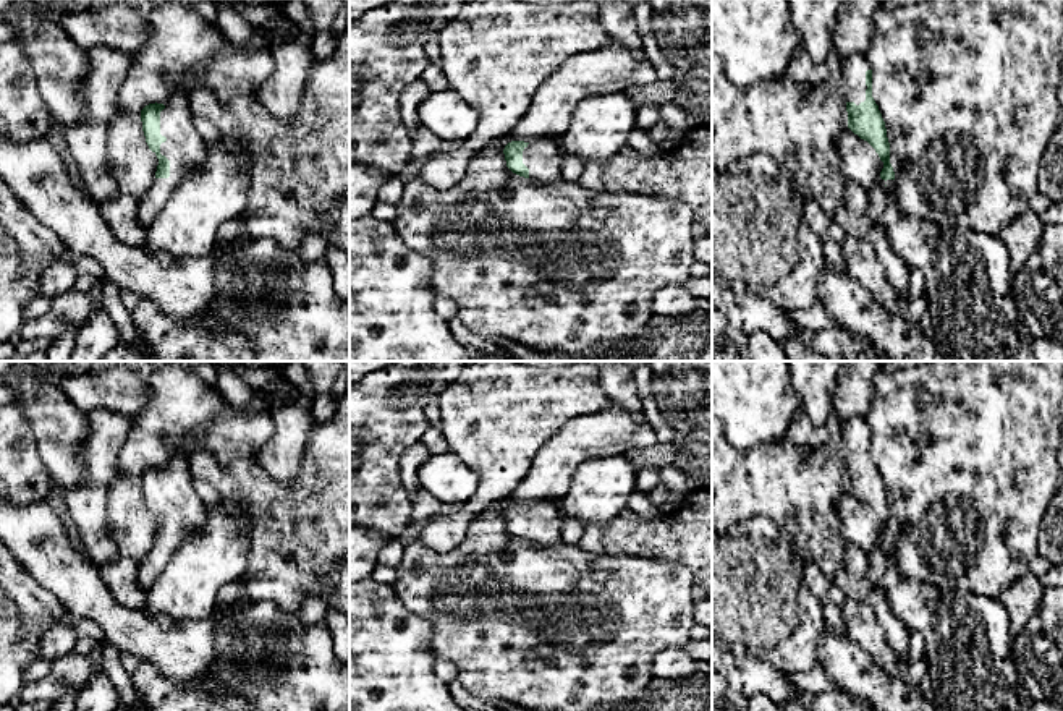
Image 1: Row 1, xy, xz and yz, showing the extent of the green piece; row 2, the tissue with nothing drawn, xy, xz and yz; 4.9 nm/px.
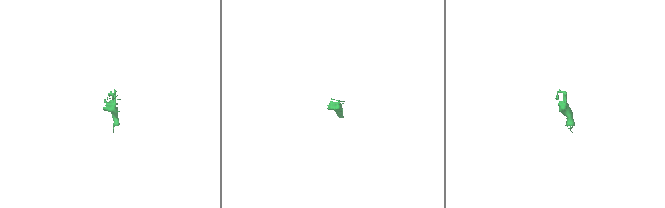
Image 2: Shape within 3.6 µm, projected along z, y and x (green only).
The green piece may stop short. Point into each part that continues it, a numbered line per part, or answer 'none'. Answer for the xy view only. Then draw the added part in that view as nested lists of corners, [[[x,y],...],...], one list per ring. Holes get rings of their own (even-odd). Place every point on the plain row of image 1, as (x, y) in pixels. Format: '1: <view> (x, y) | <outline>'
1: xy (185, 510) | [[[172,450],[162,463],[160,497],[167,500],[160,507],[160,517],[170,523],[170,539],[155,541],[150,554],[139,564],[138,581],[149,591],[173,554],[204,526],[205,505],[194,487],[194,476],[180,450]]]

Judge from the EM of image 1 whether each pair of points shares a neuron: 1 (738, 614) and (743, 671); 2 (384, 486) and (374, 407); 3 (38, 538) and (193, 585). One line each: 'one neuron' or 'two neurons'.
1: two neurons
2: one neuron
3: one neuron

